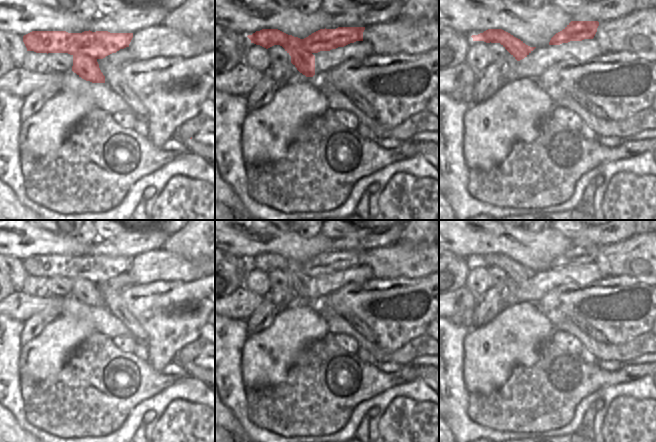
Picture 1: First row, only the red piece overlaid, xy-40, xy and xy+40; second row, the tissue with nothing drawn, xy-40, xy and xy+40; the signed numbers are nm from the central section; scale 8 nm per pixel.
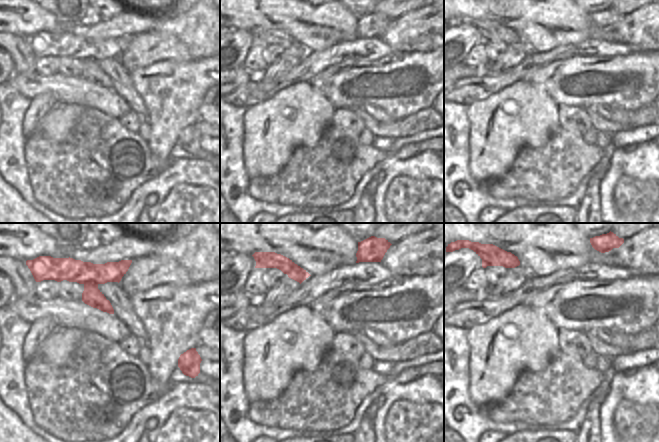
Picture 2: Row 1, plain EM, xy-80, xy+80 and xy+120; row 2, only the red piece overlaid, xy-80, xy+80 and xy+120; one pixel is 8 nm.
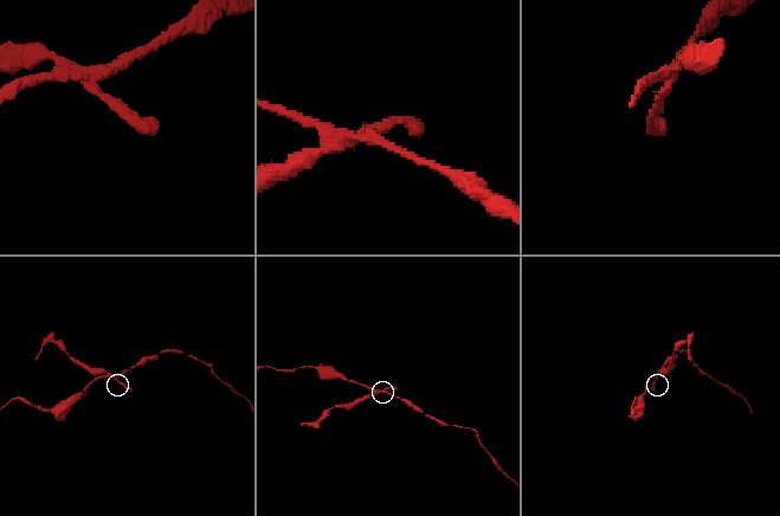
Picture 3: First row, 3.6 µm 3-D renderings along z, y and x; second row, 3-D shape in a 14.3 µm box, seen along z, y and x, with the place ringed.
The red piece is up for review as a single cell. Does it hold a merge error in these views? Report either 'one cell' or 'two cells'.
two cells

